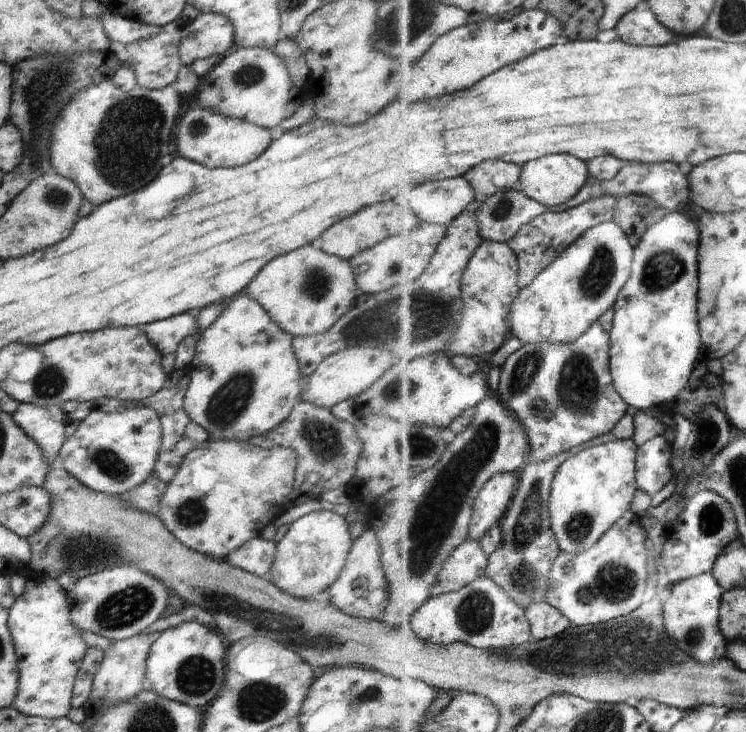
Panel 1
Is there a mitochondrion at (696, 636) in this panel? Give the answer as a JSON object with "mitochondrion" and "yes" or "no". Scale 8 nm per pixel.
{"mitochondrion":"yes"}

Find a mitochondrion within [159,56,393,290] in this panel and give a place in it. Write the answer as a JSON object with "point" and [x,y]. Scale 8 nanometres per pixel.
{"point":[249,75]}

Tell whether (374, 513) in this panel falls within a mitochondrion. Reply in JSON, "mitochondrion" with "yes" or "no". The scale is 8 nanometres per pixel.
{"mitochondrion":"no"}

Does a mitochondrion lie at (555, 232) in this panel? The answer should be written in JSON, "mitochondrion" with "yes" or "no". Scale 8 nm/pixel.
{"mitochondrion":"no"}

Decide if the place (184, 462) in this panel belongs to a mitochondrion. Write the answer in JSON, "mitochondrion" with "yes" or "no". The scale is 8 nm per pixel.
{"mitochondrion":"no"}

